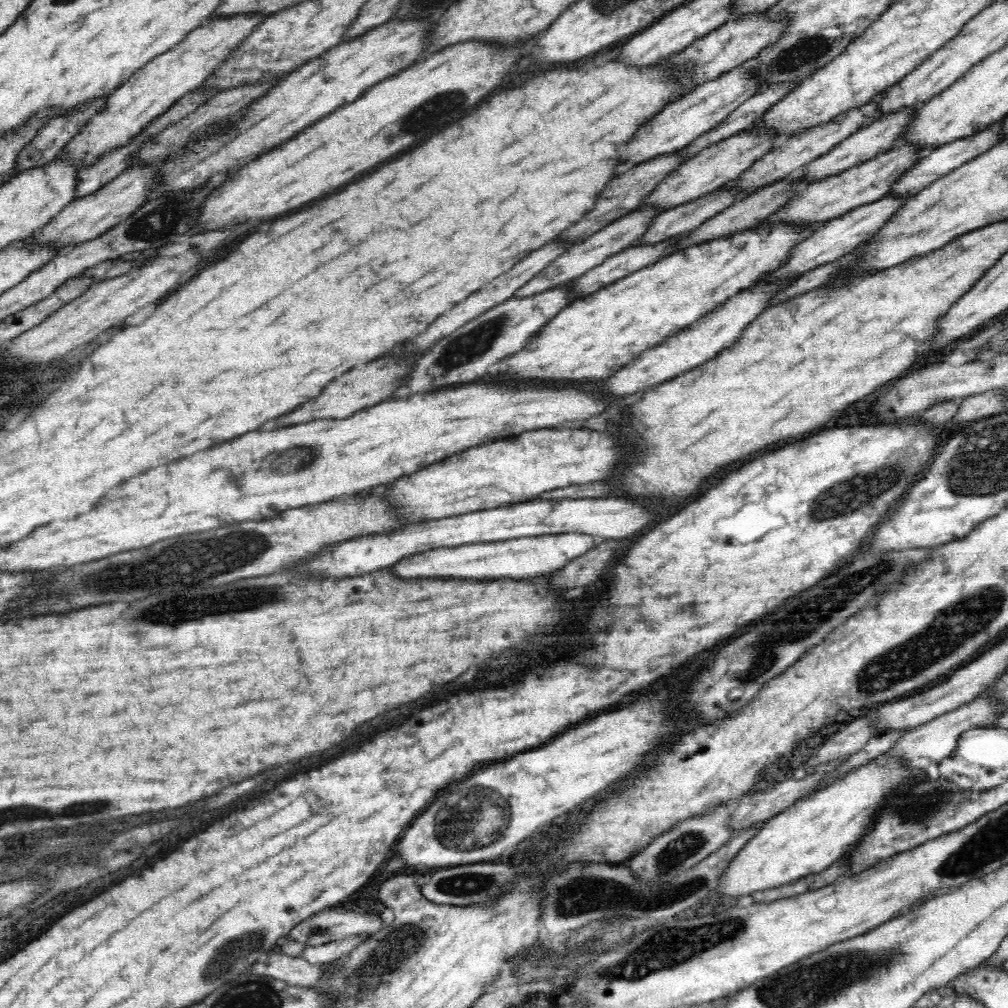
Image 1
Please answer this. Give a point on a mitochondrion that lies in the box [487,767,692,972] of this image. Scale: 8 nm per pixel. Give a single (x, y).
(594, 937)

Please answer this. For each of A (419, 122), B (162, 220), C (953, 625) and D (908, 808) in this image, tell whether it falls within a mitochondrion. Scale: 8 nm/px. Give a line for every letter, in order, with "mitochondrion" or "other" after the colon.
A: mitochondrion
B: mitochondrion
C: mitochondrion
D: mitochondrion

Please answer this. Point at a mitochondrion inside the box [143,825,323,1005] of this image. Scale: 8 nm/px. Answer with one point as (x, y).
(228, 953)

